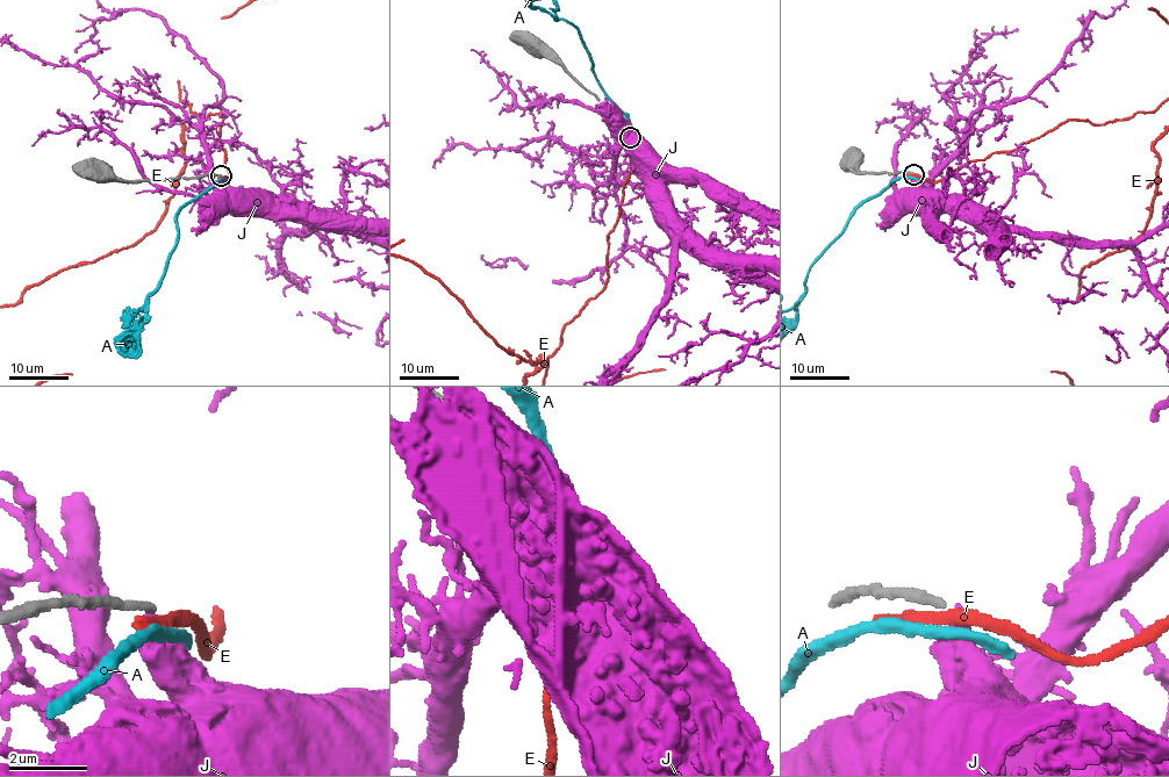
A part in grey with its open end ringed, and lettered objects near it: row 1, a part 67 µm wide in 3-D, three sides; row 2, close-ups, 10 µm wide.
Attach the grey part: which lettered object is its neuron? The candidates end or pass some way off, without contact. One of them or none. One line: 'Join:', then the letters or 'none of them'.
Join: none of them

